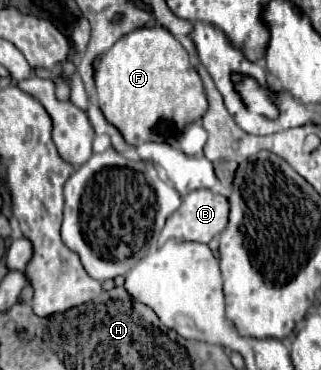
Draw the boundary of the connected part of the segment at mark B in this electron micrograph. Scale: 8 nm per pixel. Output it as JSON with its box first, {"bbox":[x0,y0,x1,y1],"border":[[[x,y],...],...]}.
{"bbox":[160,189,230,243],"border":[[[210,189],[192,191],[182,199],[182,205],[166,221],[160,243],[168,239],[210,243],[212,237],[220,235],[228,223],[230,203],[224,195],[216,195]]]}

